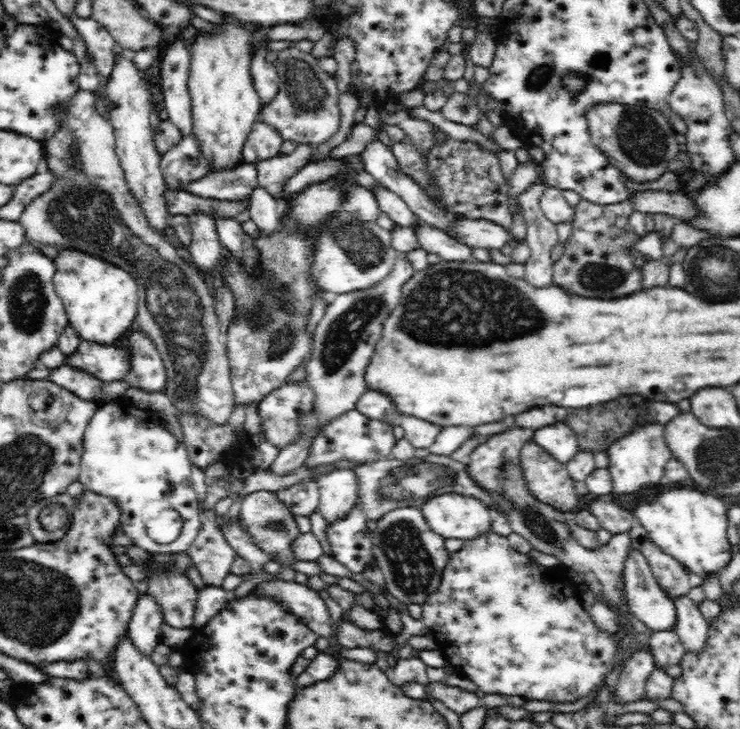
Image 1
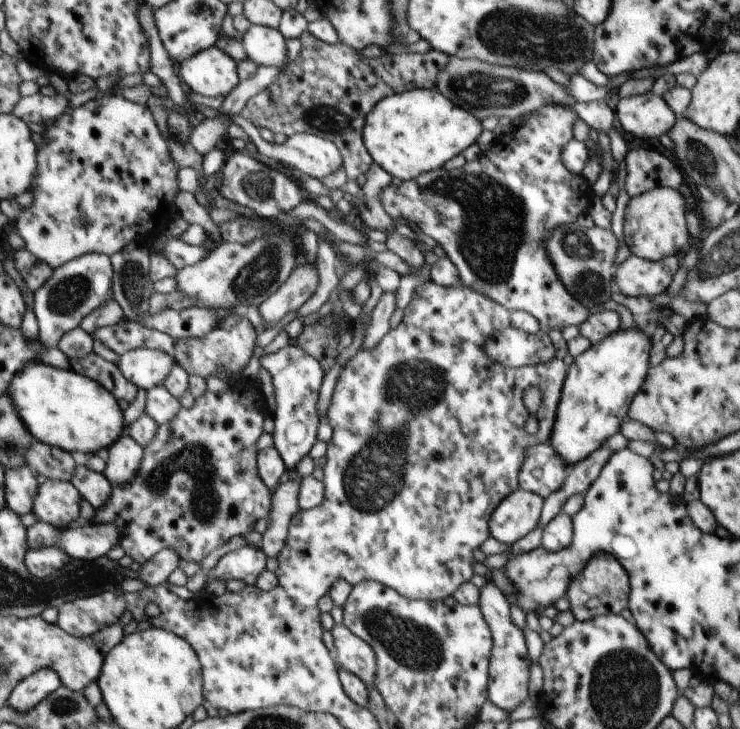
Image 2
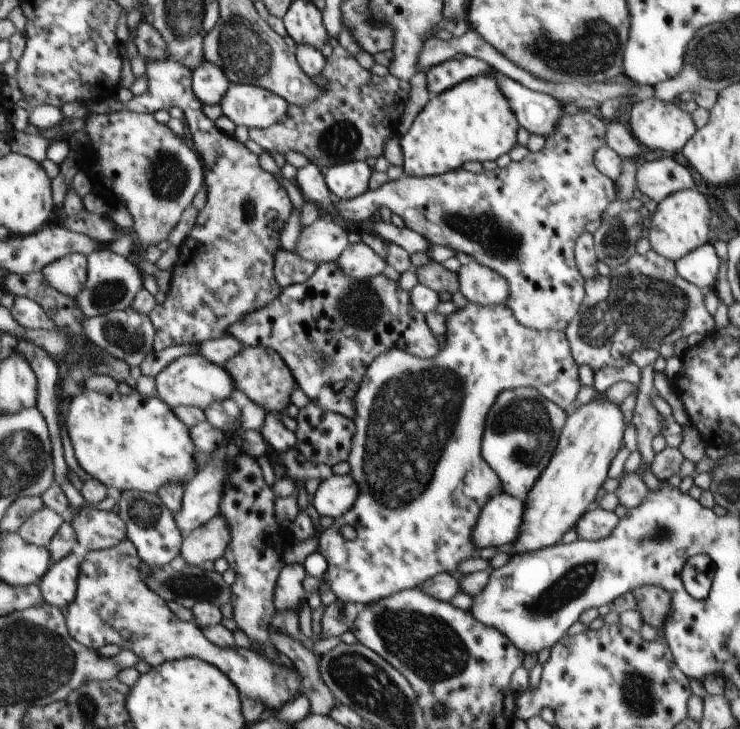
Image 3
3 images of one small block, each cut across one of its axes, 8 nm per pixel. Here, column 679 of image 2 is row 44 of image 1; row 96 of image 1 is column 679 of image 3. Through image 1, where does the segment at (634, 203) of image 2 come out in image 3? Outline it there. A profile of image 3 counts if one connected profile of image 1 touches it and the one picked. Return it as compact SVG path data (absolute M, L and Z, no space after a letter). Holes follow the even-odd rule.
M682 189L668 195L661 200L657 207L650 210L652 213L652 226L646 229L651 248L664 258L670 260L682 259L689 252L695 251L709 242L710 218L712 210L708 206L708 200L698 190Z

